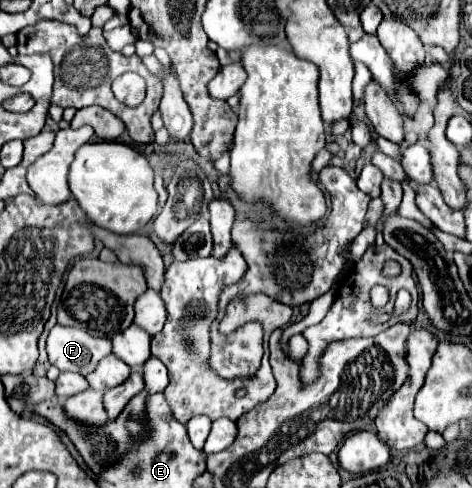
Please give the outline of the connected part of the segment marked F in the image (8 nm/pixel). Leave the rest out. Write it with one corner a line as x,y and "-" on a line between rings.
55,325
47,337
49,363
61,371
89,375
97,363
111,353
109,339
91,337
83,329

